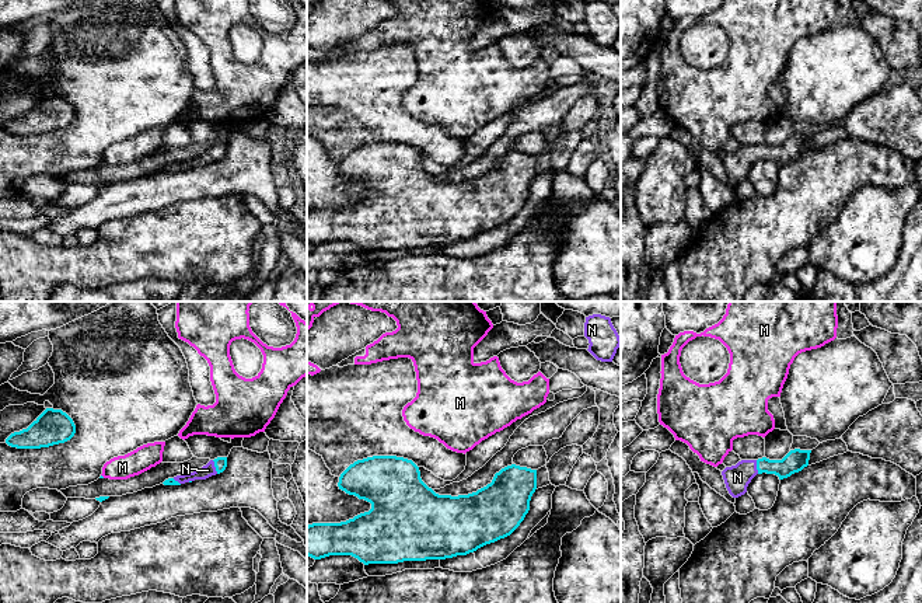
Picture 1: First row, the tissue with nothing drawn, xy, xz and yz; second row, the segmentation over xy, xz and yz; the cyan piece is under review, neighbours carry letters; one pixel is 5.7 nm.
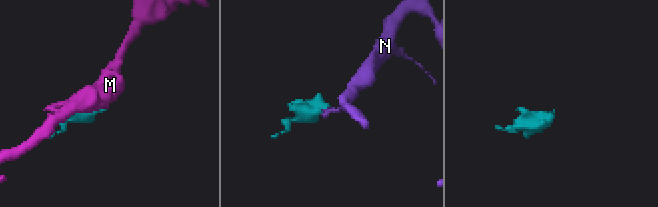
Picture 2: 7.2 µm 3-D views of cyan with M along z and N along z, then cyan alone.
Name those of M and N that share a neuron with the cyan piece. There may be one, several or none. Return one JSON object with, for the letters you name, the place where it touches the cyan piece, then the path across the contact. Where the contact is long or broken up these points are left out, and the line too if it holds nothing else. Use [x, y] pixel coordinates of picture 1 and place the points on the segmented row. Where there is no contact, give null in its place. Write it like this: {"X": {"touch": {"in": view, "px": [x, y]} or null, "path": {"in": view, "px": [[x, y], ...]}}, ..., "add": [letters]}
{"N": {"touch": {"in": "xy", "px": [215, 466]}, "path": {"in": "xy", "px": [[220, 463], [215, 466], [208, 470]]}}, "add": ["N"]}

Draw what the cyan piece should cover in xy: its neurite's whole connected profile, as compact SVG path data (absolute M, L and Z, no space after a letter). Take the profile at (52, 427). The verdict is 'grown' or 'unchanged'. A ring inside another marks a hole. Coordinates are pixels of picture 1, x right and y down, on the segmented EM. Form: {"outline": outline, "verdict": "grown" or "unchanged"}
{"outline": "M46 408L27 429L11 433L6 443L17 449L41 449L70 440L73 419L62 409Z", "verdict": "unchanged"}

